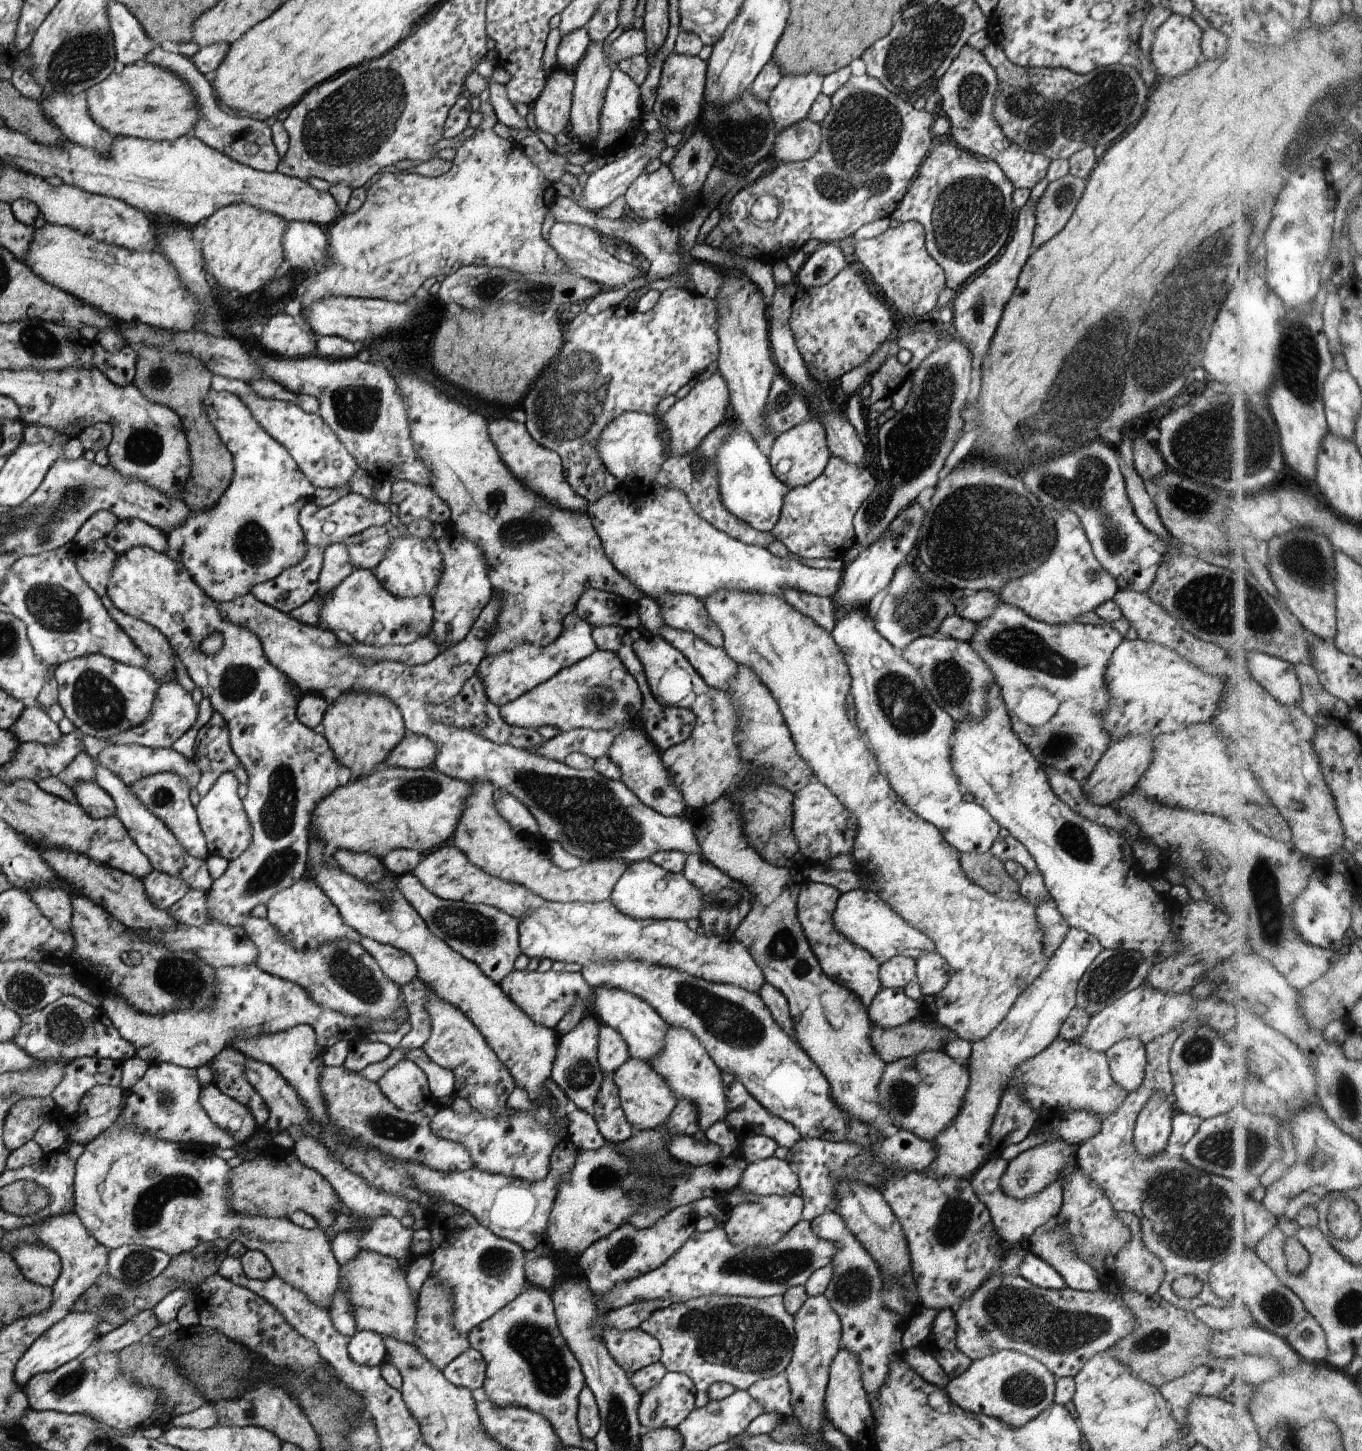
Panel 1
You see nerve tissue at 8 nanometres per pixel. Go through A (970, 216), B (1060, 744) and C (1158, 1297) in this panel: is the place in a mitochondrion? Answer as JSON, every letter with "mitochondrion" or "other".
{"A":"mitochondrion","B":"mitochondrion","C":"other"}

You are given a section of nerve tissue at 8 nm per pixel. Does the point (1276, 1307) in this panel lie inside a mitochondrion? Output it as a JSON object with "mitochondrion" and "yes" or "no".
{"mitochondrion":"yes"}

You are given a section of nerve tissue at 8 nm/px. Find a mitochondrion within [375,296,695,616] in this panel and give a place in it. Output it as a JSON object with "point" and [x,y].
{"point":[582,367]}

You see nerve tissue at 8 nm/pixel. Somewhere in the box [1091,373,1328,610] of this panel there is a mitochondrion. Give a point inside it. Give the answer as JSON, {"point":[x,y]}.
{"point":[1199,445]}

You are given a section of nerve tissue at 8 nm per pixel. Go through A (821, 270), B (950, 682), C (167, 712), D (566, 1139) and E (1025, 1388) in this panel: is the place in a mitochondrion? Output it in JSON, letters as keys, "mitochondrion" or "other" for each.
{"A":"mitochondrion","B":"mitochondrion","C":"other","D":"other","E":"mitochondrion"}

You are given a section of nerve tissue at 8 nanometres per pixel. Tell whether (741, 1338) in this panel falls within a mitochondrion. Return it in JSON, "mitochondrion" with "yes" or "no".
{"mitochondrion":"yes"}

